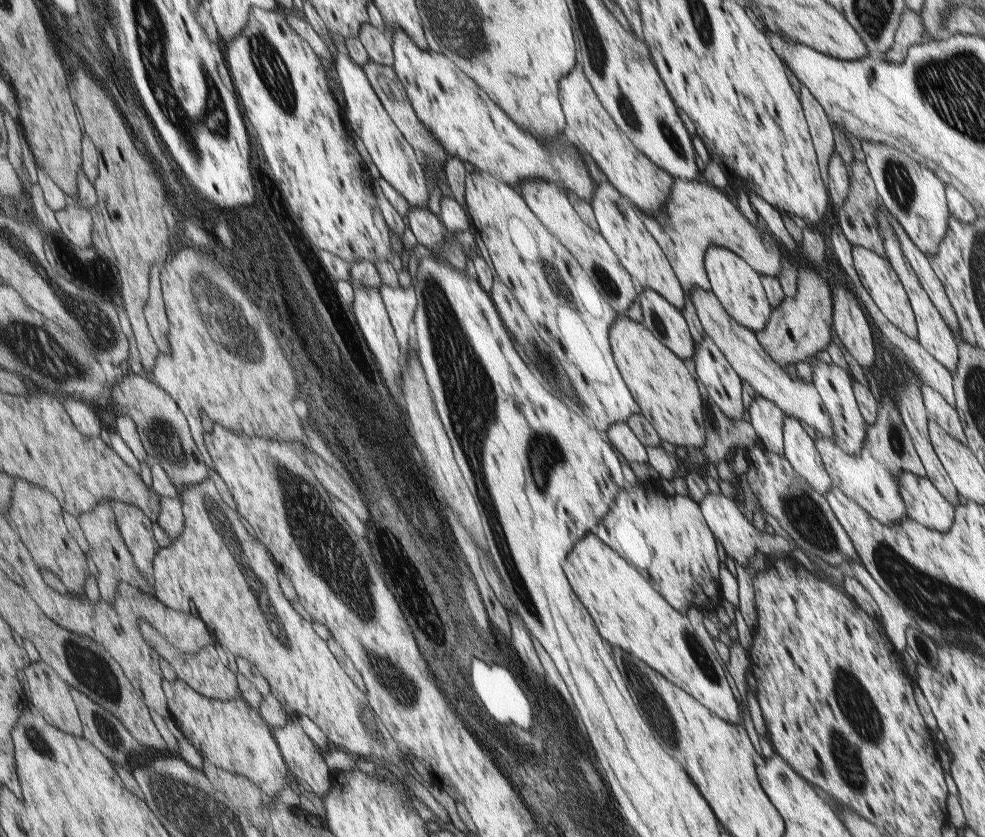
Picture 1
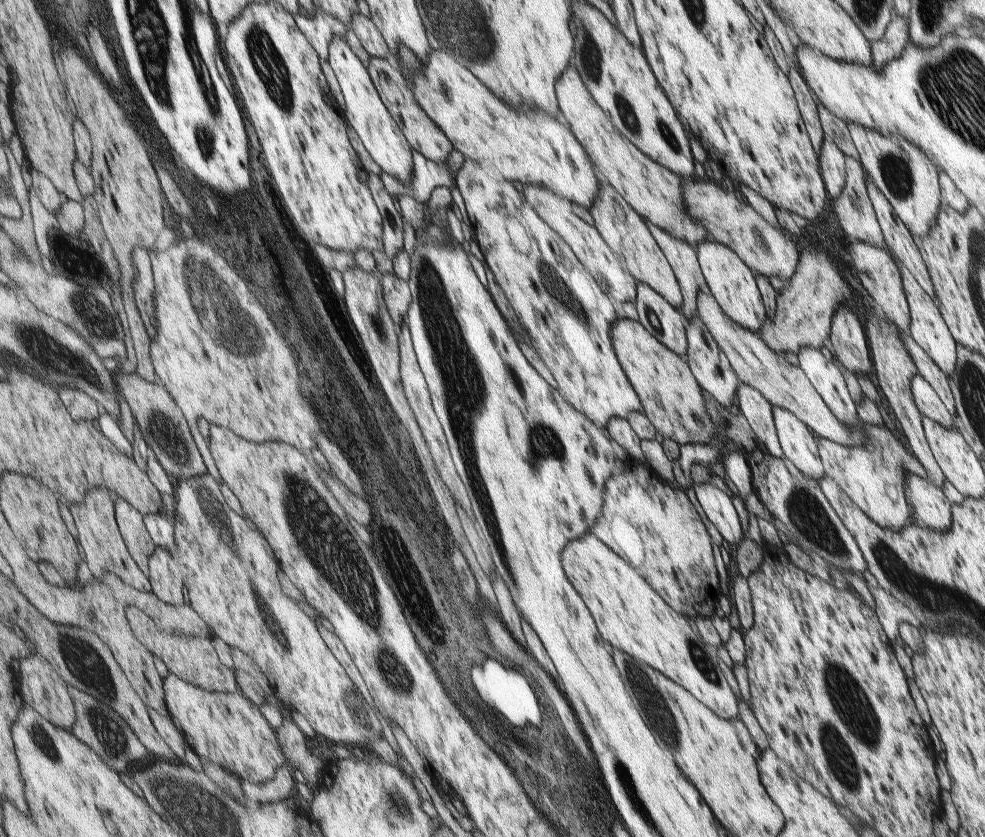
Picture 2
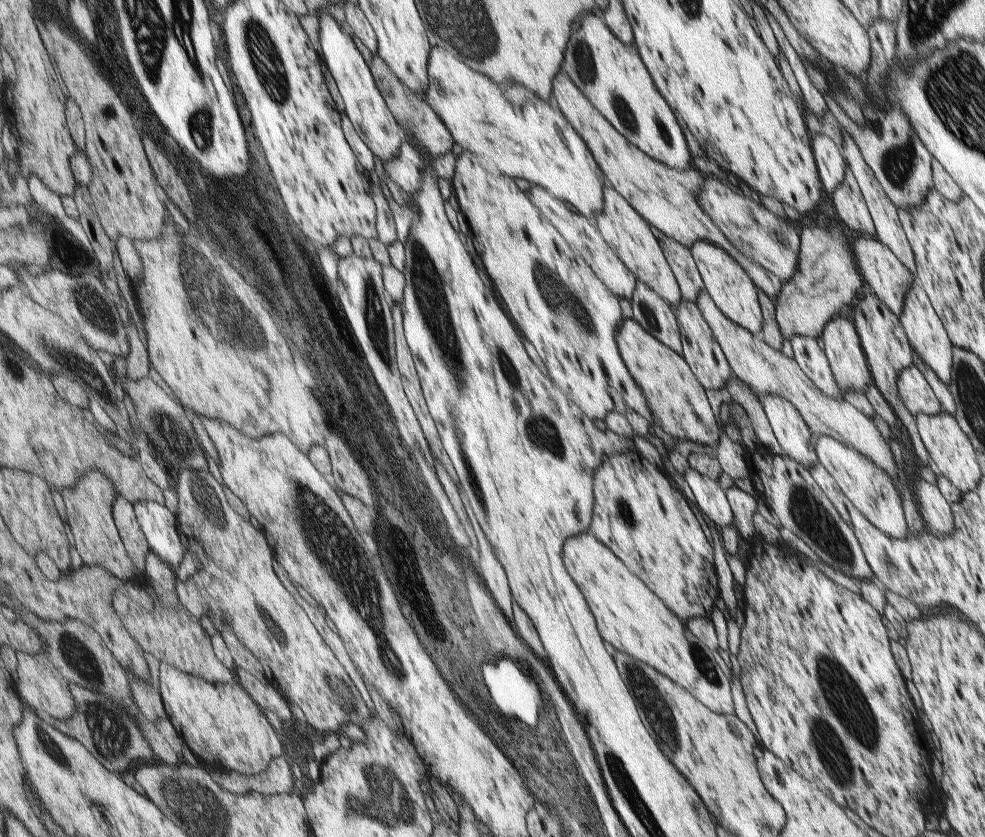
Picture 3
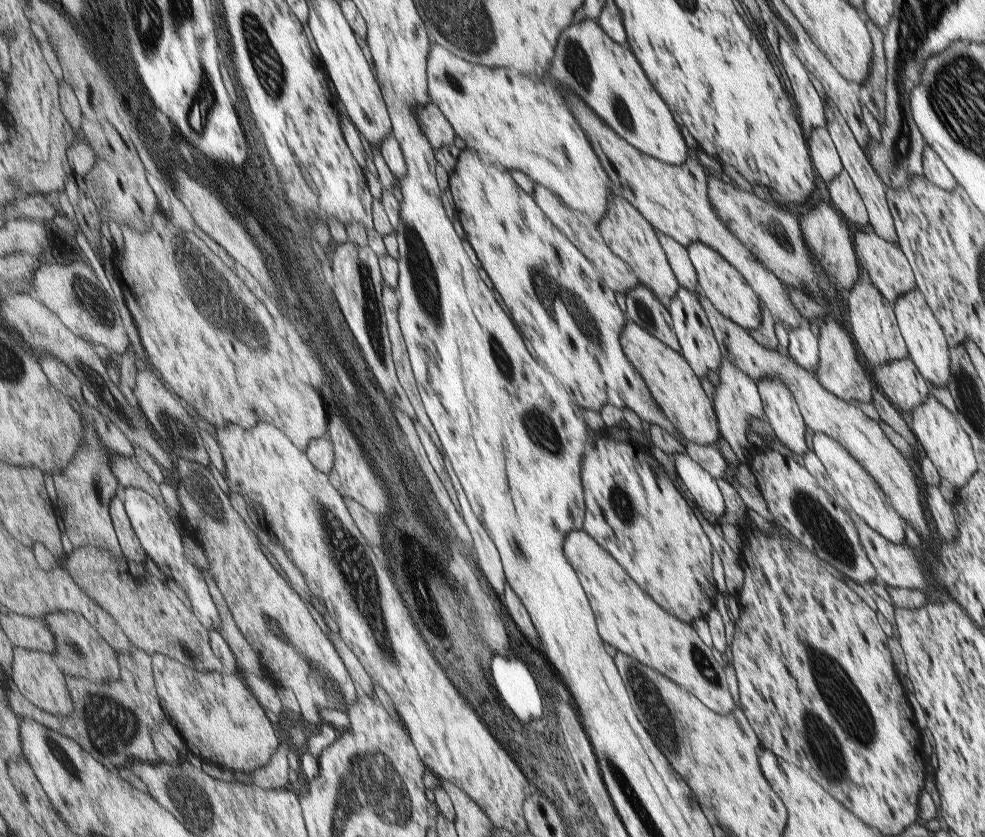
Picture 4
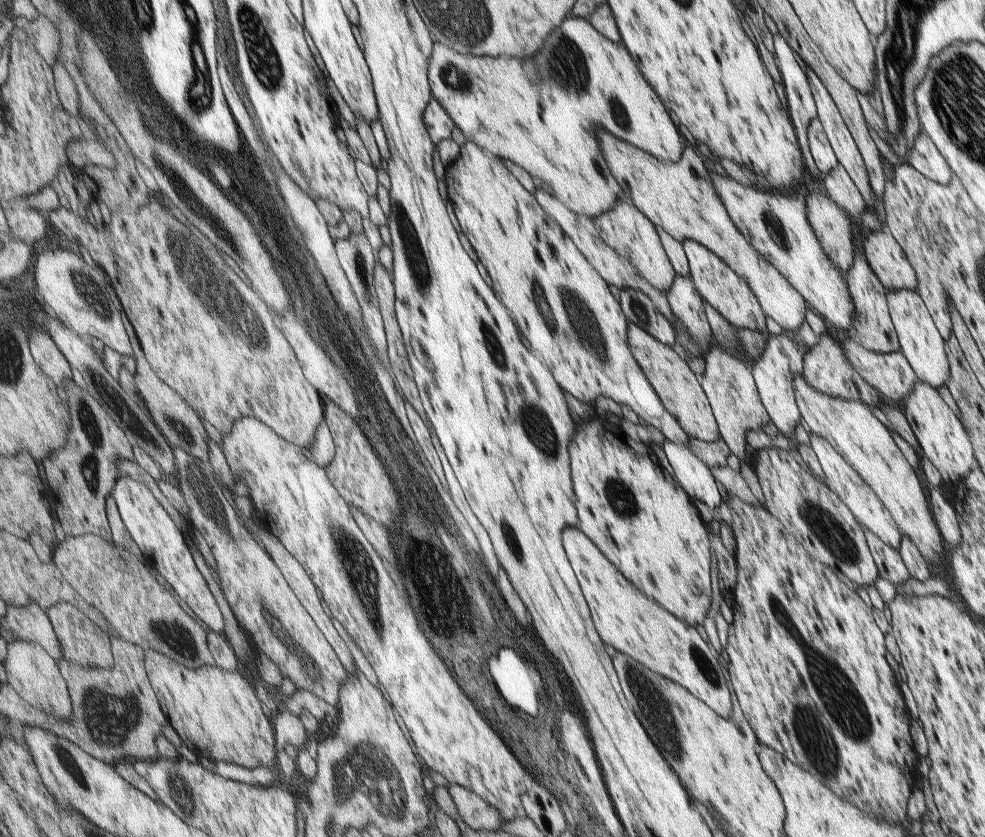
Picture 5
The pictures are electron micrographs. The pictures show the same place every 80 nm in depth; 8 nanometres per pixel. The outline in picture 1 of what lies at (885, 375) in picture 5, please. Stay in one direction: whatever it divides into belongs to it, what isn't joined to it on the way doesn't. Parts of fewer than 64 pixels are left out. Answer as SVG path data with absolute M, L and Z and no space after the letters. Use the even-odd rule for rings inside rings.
M921 384L920 393L927 416L933 418L956 441L966 446L966 436L954 407L949 406L938 392L935 392L935 390L927 385Z

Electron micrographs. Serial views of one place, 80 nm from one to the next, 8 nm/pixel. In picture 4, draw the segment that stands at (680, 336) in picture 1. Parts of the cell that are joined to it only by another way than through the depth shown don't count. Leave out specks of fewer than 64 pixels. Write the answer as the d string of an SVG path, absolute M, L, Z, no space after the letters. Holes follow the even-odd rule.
M639 283L624 295L626 303L625 320L630 320L646 329L669 348L679 350L680 346L671 326L670 312L665 301L656 297L645 285Z

